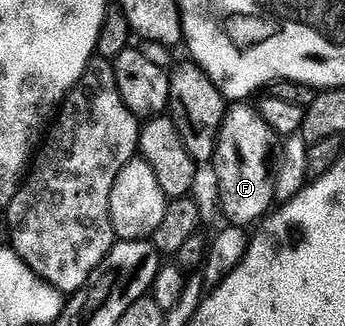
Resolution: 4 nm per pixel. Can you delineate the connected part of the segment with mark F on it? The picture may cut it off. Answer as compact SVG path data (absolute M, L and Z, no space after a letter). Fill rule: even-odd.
M233 104L226 109L211 169L217 173L217 186L221 189L221 210L232 225L245 228L248 222L260 223L270 213L275 202L273 153L277 145L277 134L254 107L252 110L249 104Z

